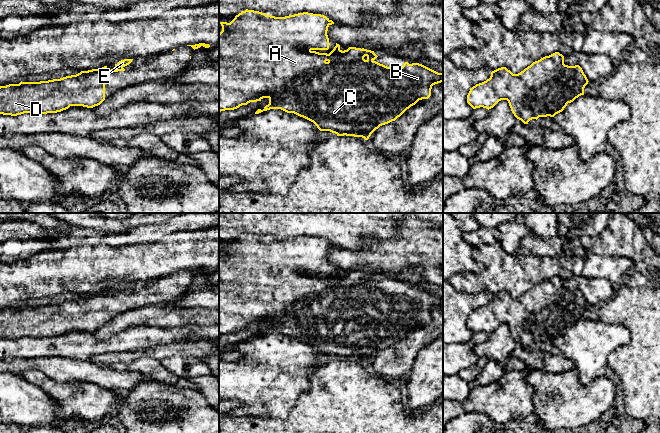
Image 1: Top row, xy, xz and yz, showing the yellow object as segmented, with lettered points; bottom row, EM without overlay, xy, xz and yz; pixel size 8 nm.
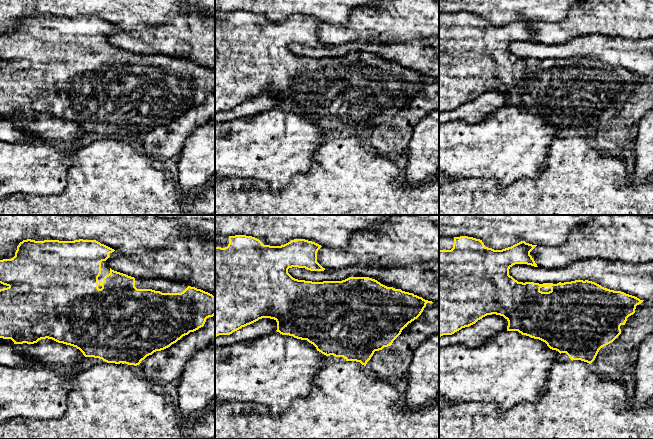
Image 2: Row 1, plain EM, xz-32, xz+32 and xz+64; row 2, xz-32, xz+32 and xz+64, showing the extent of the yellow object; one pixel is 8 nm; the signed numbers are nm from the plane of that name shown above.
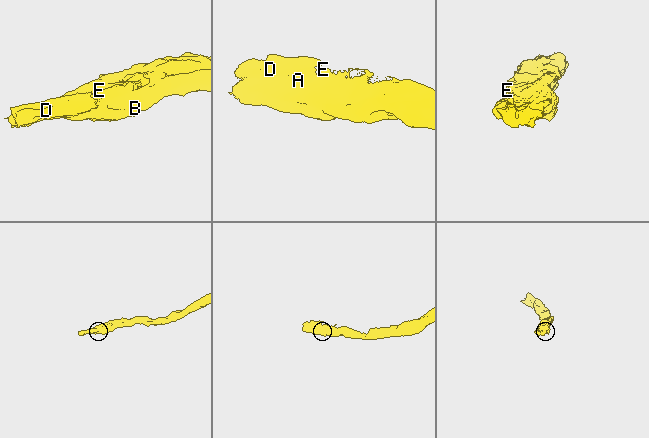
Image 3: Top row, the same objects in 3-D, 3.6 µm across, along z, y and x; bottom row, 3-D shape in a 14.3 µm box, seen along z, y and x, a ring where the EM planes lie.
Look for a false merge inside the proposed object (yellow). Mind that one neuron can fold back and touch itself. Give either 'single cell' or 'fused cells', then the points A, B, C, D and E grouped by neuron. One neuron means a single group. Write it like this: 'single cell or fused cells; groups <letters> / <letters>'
single cell; groups A B C D E

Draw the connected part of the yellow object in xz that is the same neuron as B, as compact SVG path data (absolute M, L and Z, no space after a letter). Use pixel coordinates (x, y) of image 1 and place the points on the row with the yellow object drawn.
M248 10L242 11L230 22L220 22L222 31L219 33L219 112L234 110L250 102L261 101L263 98L269 99L269 104L263 110L258 109L255 114L270 109L281 109L287 113L294 113L313 122L320 131L330 131L337 136L362 137L368 140L371 134L380 126L395 121L407 109L415 105L419 100L428 99L431 96L432 86L443 82L443 73L438 73L422 64L405 62L401 68L391 68L375 61L378 57L374 51L364 48L349 47L342 51L340 45L336 43L334 49L329 53L319 53L319 50L329 49L328 27L334 22L321 14L308 12L298 13L285 17L275 17L265 13Z

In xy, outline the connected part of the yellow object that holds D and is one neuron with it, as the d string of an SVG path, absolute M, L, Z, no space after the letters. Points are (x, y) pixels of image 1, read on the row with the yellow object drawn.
M104 66L60 79L0 86L0 114L47 114L70 106L98 106L105 100L107 71Z

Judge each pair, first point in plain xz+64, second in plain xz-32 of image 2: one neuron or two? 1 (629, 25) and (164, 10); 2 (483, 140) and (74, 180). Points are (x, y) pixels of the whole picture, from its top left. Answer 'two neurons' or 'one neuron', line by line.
1: two neurons
2: two neurons

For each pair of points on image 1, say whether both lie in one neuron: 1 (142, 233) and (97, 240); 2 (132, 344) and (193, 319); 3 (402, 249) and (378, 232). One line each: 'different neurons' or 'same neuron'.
1: same neuron
2: different neurons
3: different neurons

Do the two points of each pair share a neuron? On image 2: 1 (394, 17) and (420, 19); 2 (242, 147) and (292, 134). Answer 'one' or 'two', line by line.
1: one
2: one

